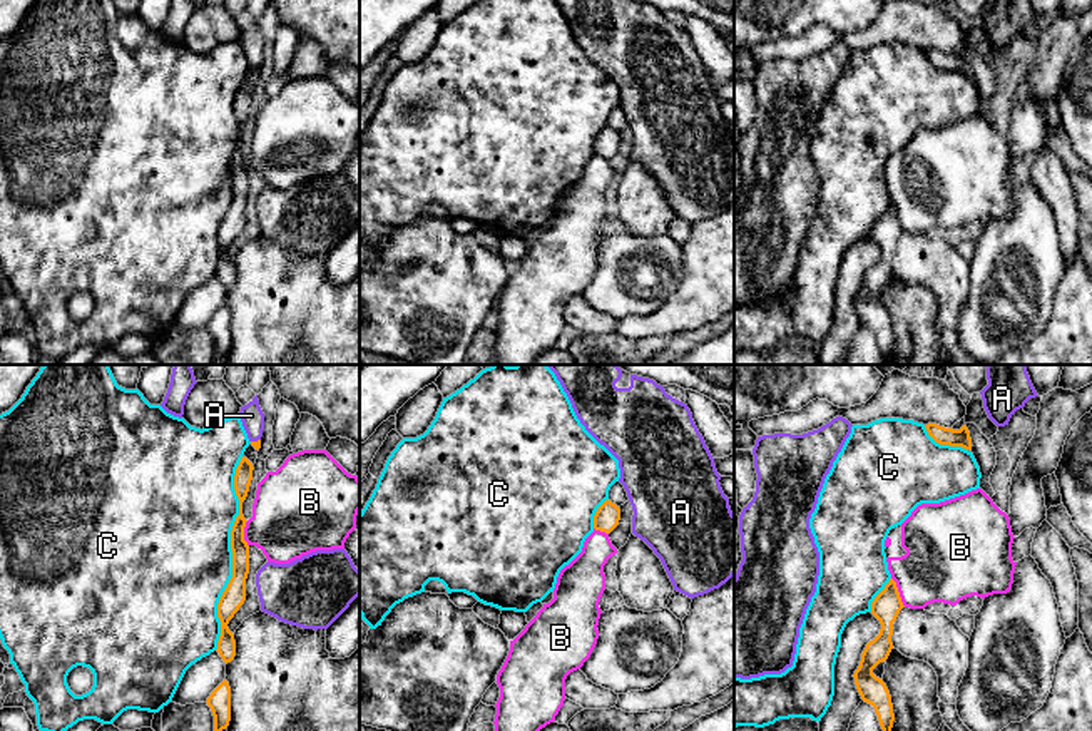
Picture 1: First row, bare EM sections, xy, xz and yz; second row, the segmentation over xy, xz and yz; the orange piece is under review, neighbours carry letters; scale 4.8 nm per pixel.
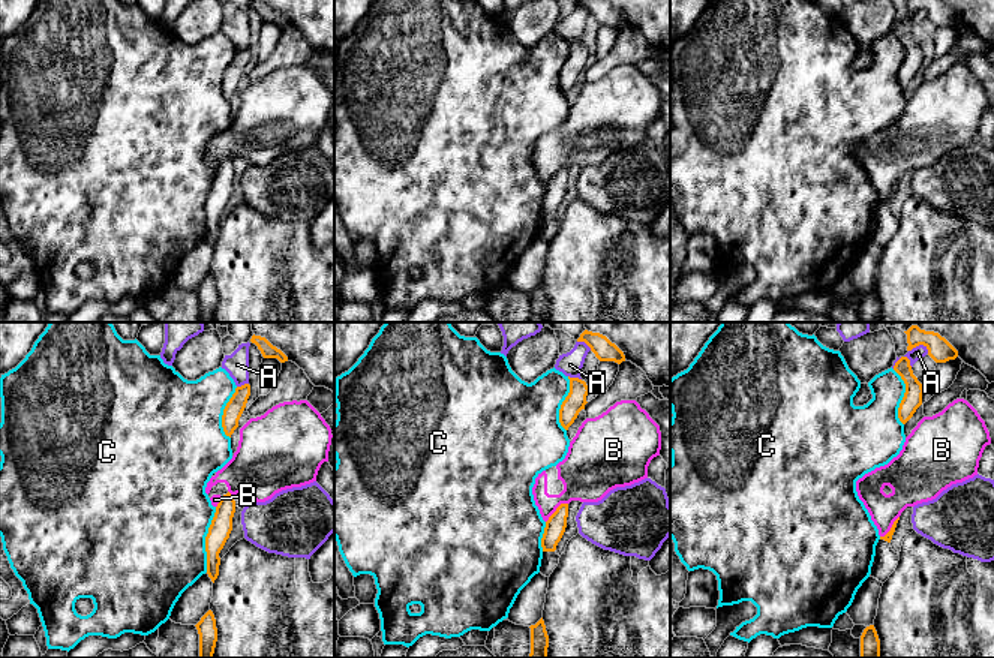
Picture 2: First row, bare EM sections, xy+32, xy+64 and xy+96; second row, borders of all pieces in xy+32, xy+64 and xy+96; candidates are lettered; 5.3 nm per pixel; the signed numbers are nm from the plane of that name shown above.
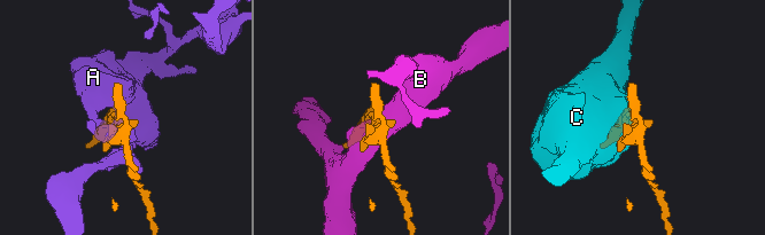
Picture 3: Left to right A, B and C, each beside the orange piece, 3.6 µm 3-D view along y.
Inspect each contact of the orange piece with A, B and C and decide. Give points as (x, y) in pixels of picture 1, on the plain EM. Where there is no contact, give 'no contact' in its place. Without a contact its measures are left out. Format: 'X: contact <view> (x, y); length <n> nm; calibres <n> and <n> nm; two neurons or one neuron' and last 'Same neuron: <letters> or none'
A: contact xy (255, 67); length 50 nm; calibres 40 and 120 nm; two neurons
B: contact yz (898, 218); length 160 nm; calibres 140 and 360 nm; one neuron
C: contact xy (233, 179); length 950 nm; calibres 110 and 480 nm; two neurons
Same neuron: B

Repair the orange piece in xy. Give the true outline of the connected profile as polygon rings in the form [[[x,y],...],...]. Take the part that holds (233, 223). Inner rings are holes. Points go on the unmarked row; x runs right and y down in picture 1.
[[[242,82],[234,100],[234,115],[239,124],[239,141],[231,156],[231,176],[232,176],[232,202],[222,217],[217,229],[217,243],[221,246],[221,261],[217,266],[217,278],[227,289],[236,281],[234,259],[227,249],[246,226],[246,204],[249,199],[249,171],[244,166],[246,144],[242,141],[242,127],[247,122],[253,105],[253,89]]]

